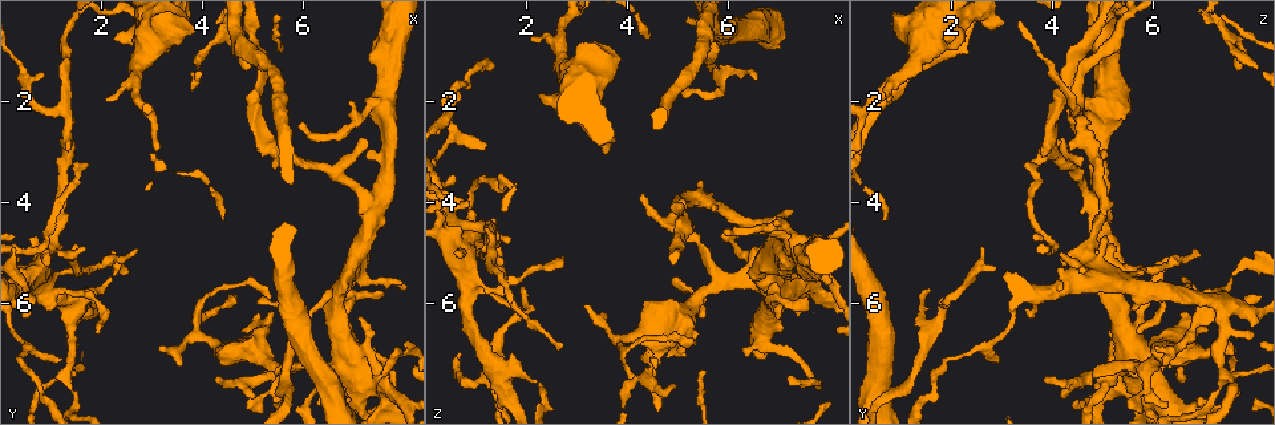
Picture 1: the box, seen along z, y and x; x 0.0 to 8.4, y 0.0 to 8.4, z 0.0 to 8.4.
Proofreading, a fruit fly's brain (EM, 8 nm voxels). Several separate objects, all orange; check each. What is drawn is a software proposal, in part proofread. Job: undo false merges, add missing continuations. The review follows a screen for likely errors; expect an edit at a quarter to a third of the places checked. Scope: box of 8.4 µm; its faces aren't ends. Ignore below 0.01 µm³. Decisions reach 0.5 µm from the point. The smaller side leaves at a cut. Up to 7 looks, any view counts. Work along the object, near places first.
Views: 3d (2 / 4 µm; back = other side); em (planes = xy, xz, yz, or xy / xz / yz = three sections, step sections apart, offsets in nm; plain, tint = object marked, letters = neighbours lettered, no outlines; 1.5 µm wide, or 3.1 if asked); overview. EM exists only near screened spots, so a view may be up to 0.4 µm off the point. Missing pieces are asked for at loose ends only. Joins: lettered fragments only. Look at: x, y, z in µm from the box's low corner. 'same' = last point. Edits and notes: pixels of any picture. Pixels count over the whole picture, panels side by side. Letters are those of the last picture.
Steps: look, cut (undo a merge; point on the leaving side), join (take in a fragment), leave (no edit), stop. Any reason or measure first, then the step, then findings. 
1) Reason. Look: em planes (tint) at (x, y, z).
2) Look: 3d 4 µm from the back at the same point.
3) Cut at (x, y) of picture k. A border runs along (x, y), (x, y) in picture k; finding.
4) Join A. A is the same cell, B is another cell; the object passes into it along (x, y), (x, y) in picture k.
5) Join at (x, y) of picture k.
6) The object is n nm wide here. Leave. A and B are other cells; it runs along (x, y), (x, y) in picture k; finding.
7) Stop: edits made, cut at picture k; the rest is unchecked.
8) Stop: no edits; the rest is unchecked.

Calibre changes. Look: em planes (tint) at (3.85, 6.65, 6.80).

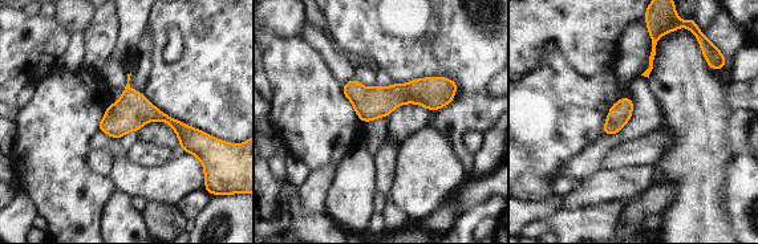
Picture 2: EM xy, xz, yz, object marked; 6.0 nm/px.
Look: em planes (letters) at the same point.

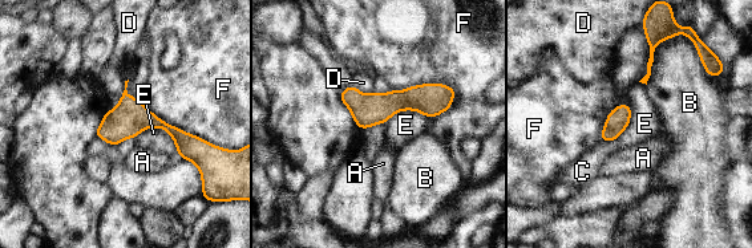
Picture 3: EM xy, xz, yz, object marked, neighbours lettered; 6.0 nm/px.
Leave. A, B, C, D, E and F are other cells; one neuron here.

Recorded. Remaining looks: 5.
Four or more arms meet. Look: em planes (letters) at (0.85, 5.30, 4.75).

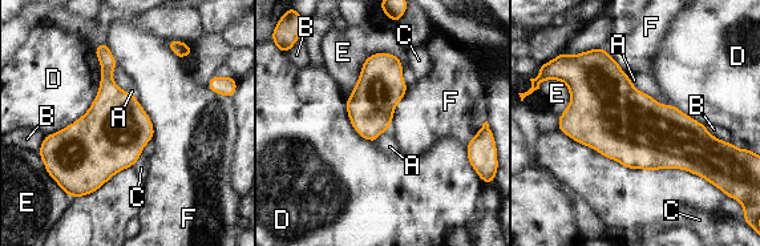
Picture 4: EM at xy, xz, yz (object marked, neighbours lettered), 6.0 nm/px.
The longest contact is with D, 600 nm. Leave. A, B, C, D, E and F are other cells; a border runs along (150, 140), (132, 165) in picture 4; continuous, no second neuron.

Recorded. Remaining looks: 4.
Free end. Look: 3d 2 µm at (7.55, 5.75, 5.90).

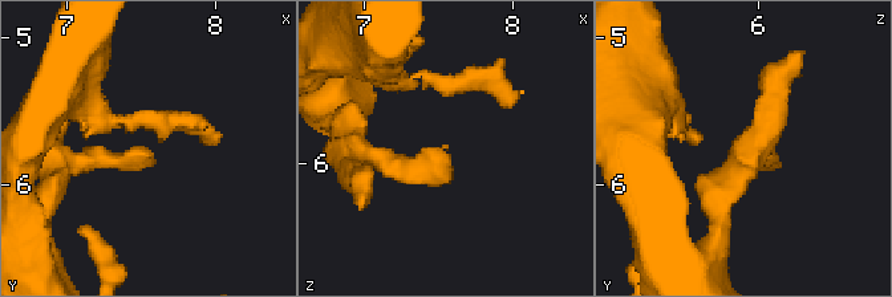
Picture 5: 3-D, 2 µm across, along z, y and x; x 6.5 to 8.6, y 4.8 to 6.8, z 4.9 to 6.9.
Need the tissue. Look: em xz step 4 (letters) at (7.54, 5.76, 5.90).

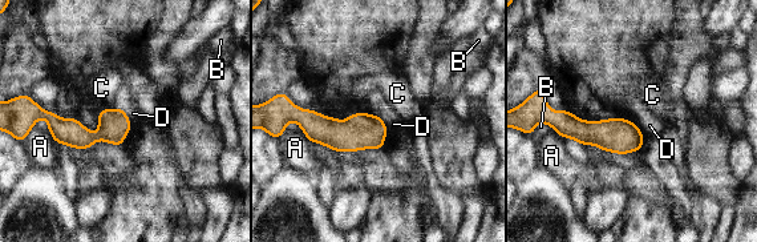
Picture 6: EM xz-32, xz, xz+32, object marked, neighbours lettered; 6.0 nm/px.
Cut it another way. Look: em planes (letters) at the same point.

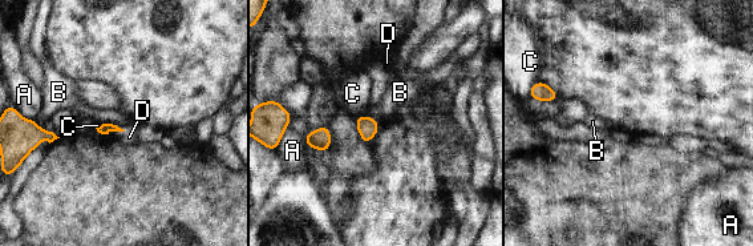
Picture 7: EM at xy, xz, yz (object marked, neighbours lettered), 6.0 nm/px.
Leave. A, B, C and D are other cells; a border runs along (125, 130), (112, 130), (108, 134) in picture 7; none of them fits.

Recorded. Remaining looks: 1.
Stop: no edits; the rest is unchecked.

